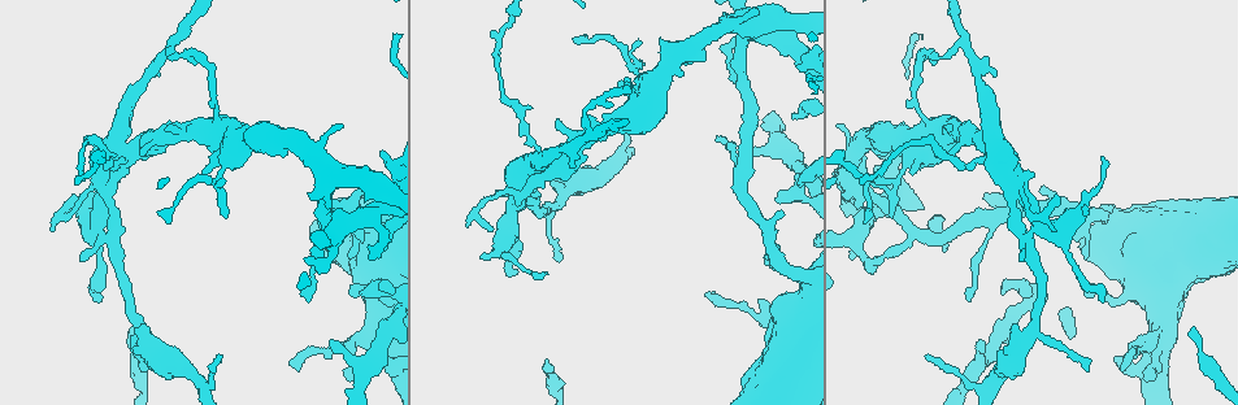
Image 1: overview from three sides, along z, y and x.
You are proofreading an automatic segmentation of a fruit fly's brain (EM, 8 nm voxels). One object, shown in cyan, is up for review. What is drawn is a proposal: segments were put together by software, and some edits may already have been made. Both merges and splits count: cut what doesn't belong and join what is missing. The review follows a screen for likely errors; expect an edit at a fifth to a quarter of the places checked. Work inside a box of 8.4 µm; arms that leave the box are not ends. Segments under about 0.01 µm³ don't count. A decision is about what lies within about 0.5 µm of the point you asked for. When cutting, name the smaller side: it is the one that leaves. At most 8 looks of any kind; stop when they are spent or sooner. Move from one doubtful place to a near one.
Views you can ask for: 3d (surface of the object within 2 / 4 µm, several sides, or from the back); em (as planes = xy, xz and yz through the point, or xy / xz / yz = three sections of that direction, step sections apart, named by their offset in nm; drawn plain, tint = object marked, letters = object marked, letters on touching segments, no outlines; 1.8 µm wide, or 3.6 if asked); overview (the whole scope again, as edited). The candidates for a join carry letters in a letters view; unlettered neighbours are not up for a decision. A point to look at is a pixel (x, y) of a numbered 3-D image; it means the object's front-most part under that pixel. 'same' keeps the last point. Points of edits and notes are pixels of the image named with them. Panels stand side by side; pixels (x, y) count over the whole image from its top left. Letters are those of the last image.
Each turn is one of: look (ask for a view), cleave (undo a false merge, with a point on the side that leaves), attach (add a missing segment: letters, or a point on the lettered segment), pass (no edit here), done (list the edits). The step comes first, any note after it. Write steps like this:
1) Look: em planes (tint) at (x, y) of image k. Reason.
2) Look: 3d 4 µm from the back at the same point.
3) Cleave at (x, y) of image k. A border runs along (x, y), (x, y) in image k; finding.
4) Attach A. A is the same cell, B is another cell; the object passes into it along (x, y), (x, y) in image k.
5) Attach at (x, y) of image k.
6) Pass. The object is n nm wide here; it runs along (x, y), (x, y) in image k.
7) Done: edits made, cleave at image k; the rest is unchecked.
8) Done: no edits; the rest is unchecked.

Look: 3d 4 µm at (1017, 189) of image 1. Four or more arms meet.

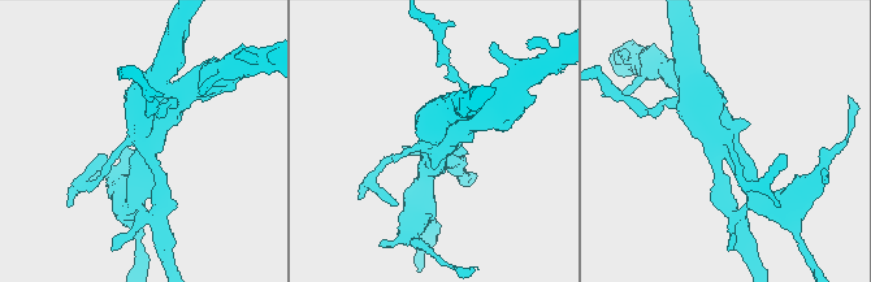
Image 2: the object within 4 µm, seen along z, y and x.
Look: em planes (letters) at (148, 144) of image 2.

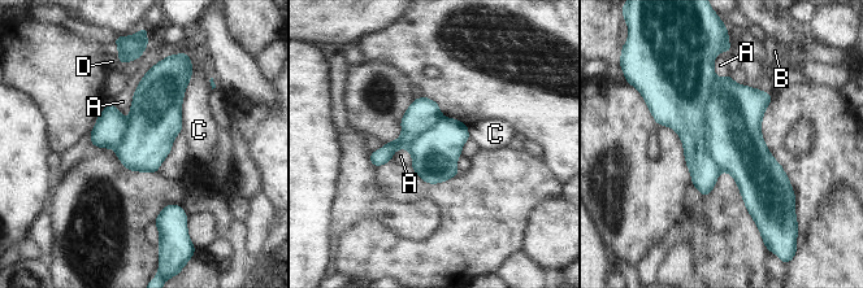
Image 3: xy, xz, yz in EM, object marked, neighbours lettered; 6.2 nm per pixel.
Cleave at (676, 92) of image 3. A, B, C and D are other cells; the part that leaves runs along (706, 69), (693, 88), (703, 191) in image 3; two neurons meet here.

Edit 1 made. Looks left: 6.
Look: 3d 4 µm at (236, 139) of image 1. Four arms meet.

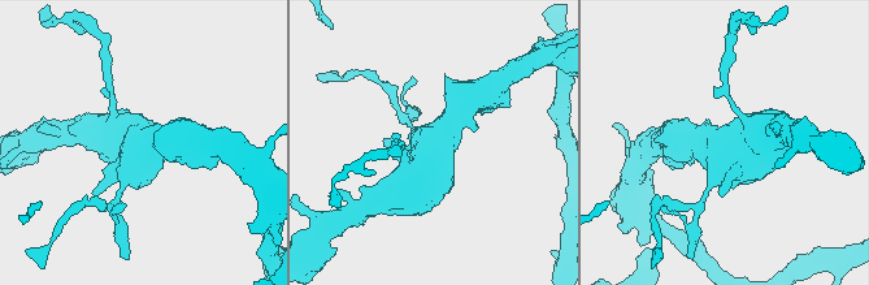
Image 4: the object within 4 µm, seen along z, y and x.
Look: em 3.6 µm yz step 8 (tint) at (140, 144) of image 4.

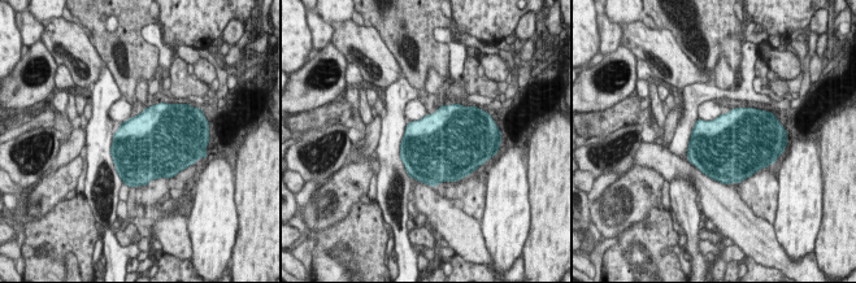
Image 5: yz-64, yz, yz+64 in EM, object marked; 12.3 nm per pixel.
Look: em 3.6 µm planes (letters) at the same point. Another direction.

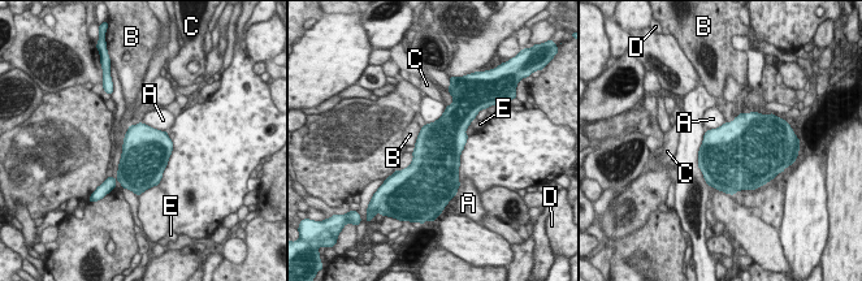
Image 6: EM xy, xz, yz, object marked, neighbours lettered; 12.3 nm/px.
Pass. The object is 600 nm wide here; A, B, C, D and E are other cells; continuous, no second neuron.

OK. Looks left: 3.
Look: em xy step 16 (tint) at (740, 83) of image 1. Three arms meet.

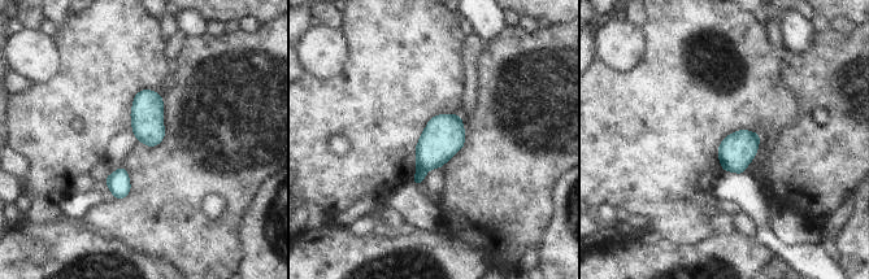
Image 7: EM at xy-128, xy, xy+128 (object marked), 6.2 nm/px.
Look: em planes (letters) at the same point.

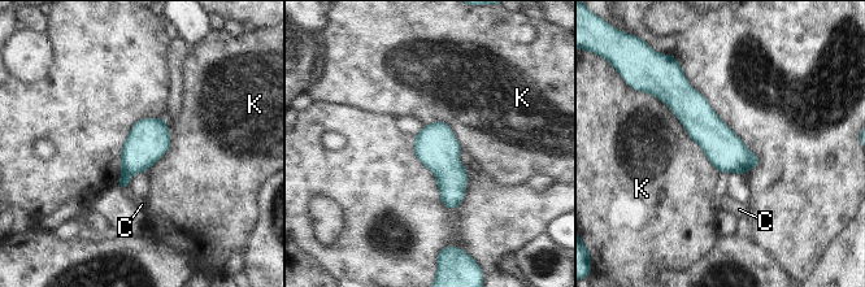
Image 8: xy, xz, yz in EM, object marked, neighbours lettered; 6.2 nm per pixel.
Cleave at (148, 140) of image 8. The longest contact is with K, 650 nm; C and K are other cells; a border runs along (122, 170), (130, 175) in image 8; two neurons meet here.

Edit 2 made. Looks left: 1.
Done: edits made, cleave at image 3, cleave at image 8; the rest is unchecked.

